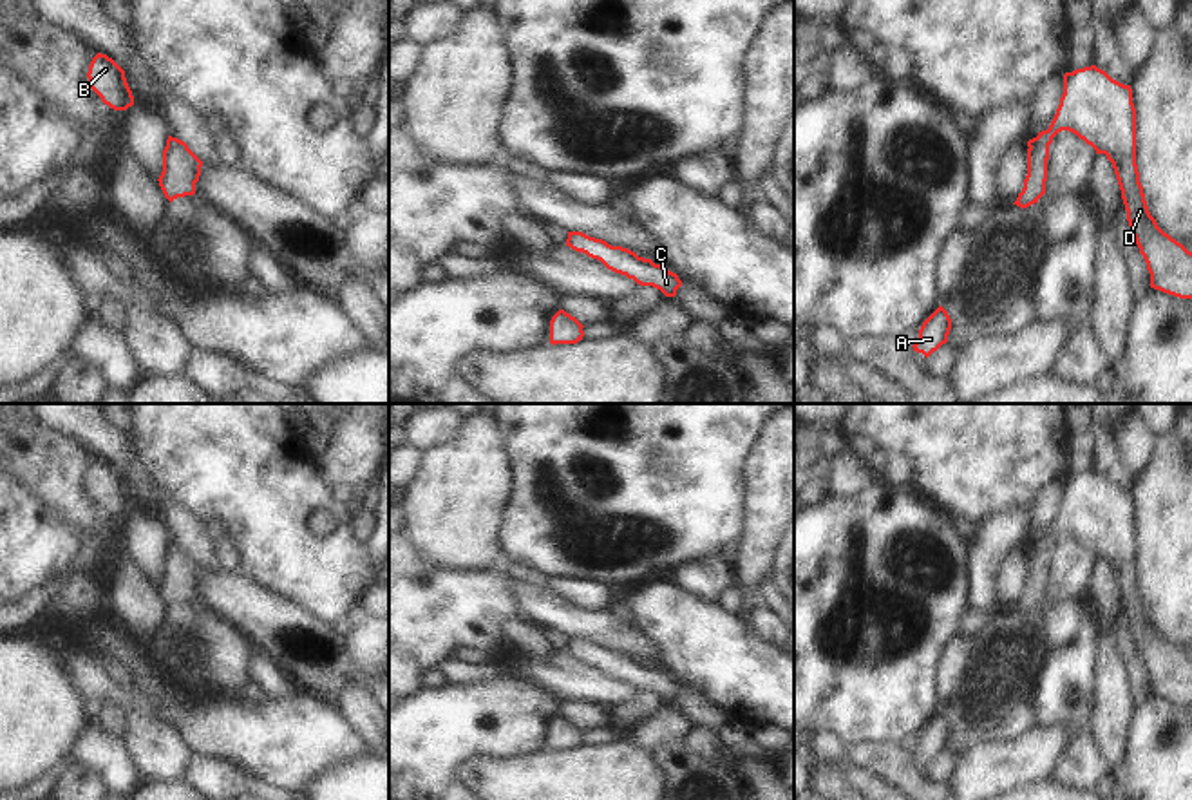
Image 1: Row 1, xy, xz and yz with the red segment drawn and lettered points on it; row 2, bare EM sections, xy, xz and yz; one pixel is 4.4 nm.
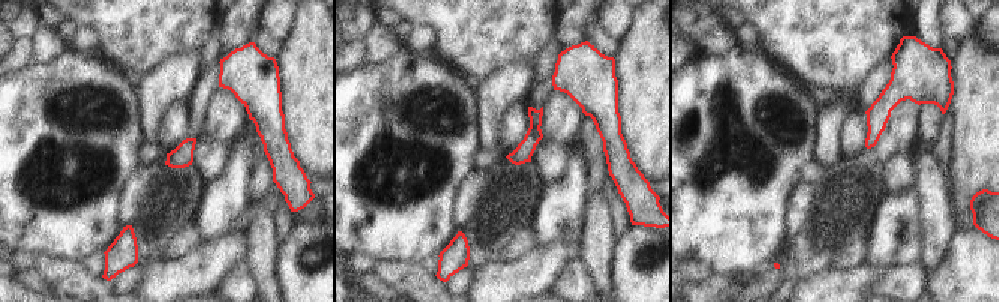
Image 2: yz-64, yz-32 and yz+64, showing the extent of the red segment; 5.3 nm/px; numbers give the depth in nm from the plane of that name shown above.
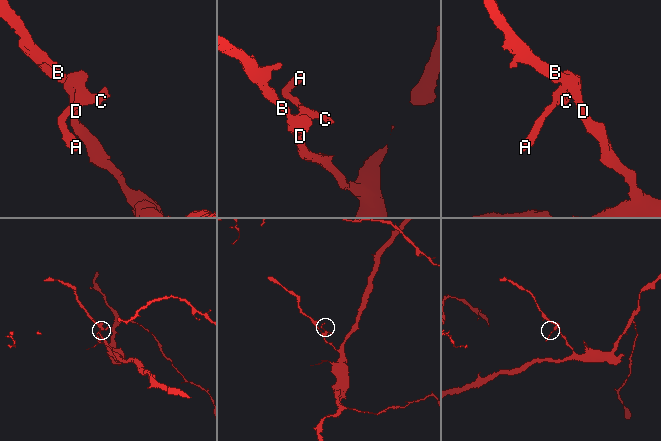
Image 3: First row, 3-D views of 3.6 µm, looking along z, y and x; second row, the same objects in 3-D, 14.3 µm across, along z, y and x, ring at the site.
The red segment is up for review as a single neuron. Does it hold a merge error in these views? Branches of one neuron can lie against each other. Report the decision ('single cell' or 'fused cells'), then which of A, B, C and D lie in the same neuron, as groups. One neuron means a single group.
single cell; A B C D

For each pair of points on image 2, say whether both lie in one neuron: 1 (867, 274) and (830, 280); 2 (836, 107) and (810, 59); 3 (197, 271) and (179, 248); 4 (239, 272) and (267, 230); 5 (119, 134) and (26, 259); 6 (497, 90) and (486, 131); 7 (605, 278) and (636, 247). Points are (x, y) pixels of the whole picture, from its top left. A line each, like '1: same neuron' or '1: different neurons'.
1: same neuron
2: different neurons
3: different neurons
4: different neurons
5: different neurons
6: same neuron
7: different neurons

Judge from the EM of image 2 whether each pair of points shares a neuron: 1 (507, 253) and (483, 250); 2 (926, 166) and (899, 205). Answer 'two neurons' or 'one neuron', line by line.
1: two neurons
2: two neurons

